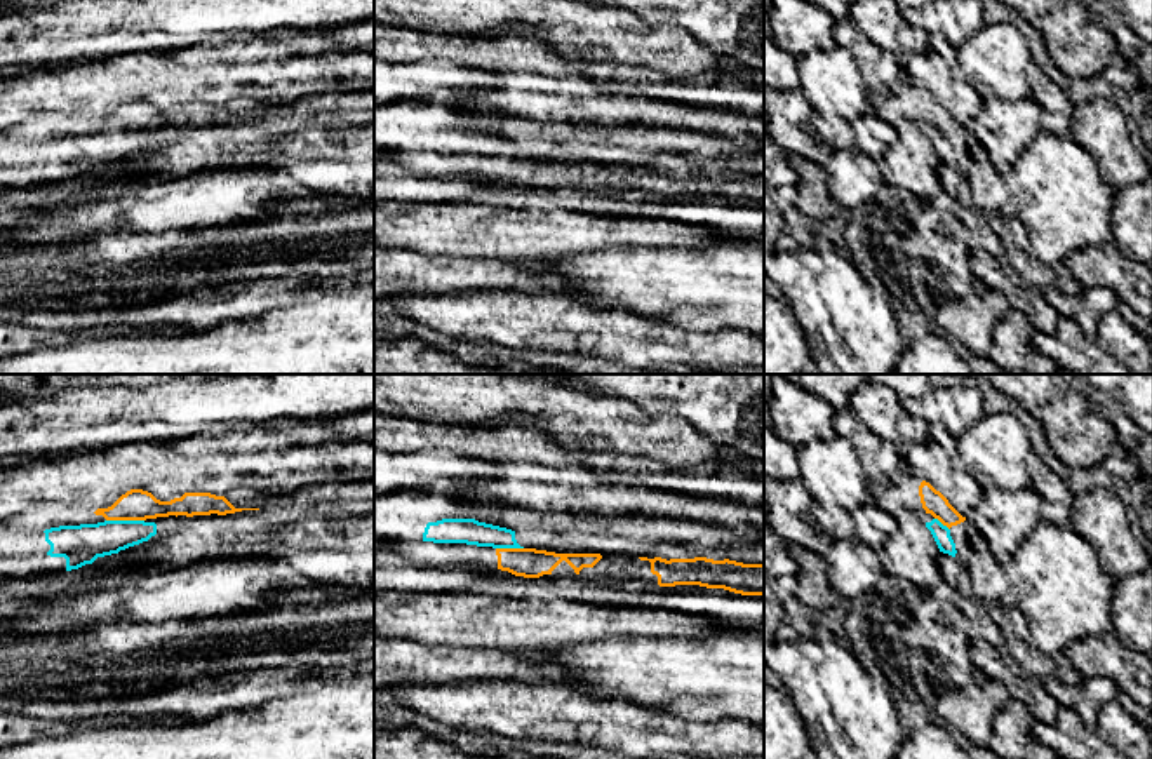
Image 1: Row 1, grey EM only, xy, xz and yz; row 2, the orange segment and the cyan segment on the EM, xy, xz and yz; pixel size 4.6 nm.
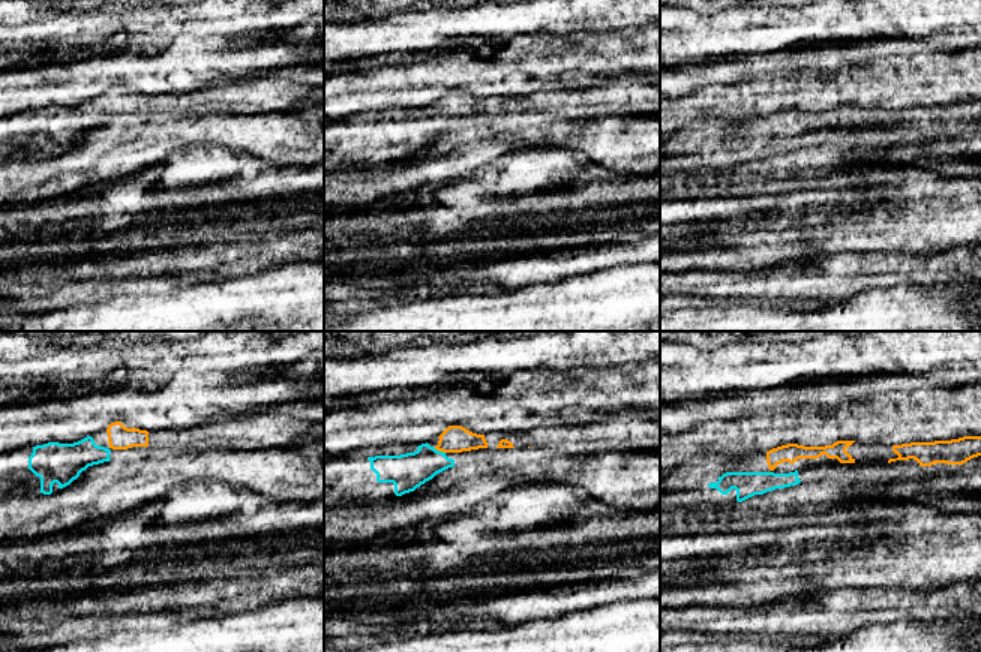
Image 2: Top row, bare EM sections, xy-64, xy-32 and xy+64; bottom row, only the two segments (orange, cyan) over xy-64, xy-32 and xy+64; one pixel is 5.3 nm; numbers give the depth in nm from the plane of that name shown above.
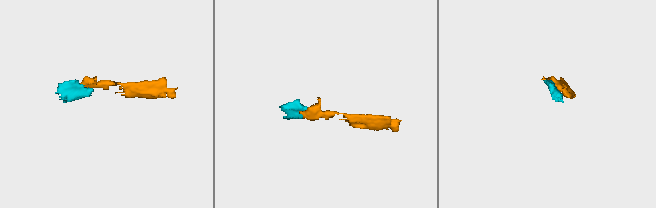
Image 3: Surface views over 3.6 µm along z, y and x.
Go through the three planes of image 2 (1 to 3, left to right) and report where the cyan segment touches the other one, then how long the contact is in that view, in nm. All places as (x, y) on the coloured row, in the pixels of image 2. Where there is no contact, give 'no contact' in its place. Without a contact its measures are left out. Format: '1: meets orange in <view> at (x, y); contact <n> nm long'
1: no contact
2: meets orange in xy-32 at (440, 450); contact 70 nm long
3: no contact

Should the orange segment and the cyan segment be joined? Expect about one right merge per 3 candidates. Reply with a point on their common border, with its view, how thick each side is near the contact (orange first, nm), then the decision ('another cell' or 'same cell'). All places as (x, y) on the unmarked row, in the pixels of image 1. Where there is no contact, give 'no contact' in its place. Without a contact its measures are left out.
meets orange in xy at (126, 129); 140 nm thick on the orange side, 180 nm on the other; same cell

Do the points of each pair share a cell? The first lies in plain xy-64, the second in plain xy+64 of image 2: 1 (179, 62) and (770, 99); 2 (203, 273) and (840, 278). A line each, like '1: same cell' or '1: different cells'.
1: same cell
2: same cell

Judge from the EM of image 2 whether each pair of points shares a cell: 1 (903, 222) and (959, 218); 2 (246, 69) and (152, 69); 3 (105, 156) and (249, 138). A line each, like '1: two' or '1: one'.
1: one
2: one
3: one

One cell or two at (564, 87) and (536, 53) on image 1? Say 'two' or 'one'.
one

